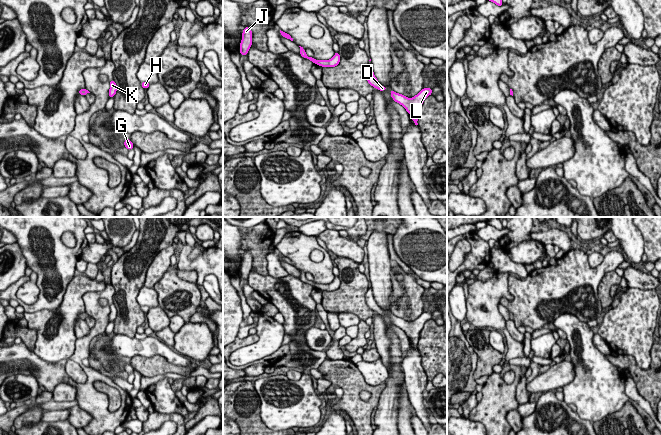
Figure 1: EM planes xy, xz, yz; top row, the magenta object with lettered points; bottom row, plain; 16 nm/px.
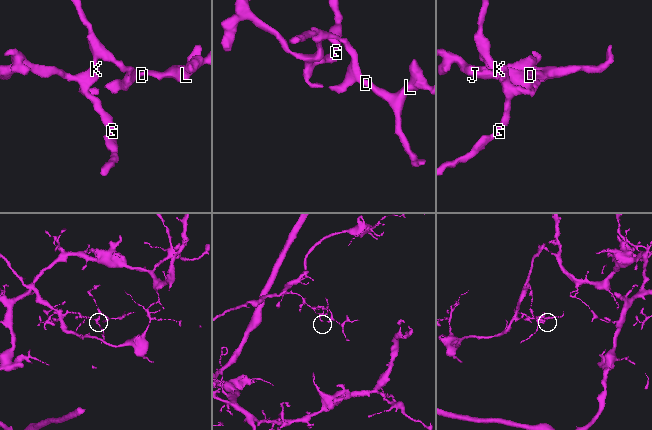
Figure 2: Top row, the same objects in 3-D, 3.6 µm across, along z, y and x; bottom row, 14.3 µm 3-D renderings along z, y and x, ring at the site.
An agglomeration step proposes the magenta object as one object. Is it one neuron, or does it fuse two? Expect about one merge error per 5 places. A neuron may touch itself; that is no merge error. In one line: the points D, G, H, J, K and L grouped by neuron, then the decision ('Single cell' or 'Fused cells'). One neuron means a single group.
Groups: D G H J K L. Single cell

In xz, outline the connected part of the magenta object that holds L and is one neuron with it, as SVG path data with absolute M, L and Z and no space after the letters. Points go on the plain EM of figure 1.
M429 311L423 312L417 319L415 319L411 323L402 318L394 316L393 314L390 315L390 318L393 324L402 329L406 333L406 335L411 339L411 342L413 343L415 349L418 349L417 345L420 332L425 322L429 319L432 319L432 313L430 313Z

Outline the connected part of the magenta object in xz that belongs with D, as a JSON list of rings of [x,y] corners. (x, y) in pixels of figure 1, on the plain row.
[[[371,287],[368,288],[366,293],[366,303],[371,310],[377,312],[379,315],[384,315],[386,313],[378,306],[377,302],[375,301]]]

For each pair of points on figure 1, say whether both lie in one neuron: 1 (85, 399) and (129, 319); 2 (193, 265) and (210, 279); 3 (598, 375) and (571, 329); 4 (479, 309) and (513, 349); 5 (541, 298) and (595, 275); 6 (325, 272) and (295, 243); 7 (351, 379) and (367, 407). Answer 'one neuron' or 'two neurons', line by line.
1: two neurons
2: two neurons
3: one neuron
4: one neuron
5: one neuron
6: one neuron
7: one neuron

